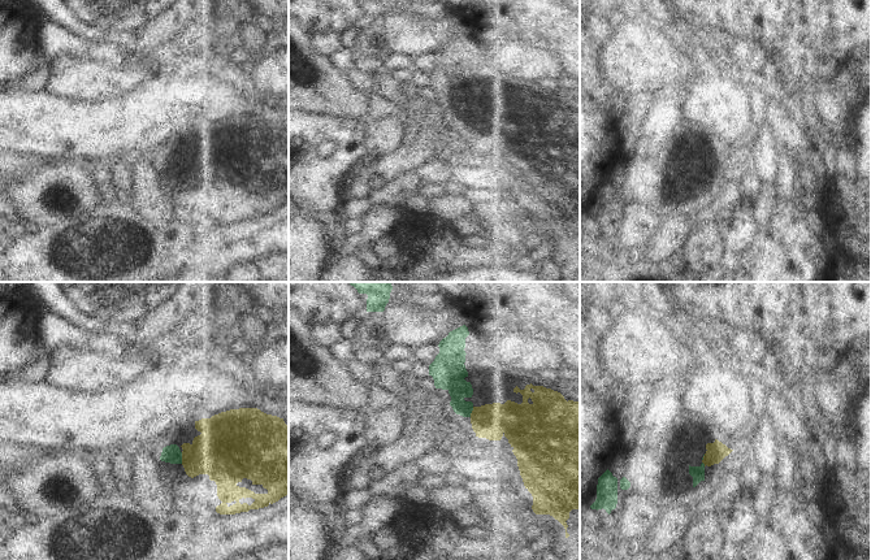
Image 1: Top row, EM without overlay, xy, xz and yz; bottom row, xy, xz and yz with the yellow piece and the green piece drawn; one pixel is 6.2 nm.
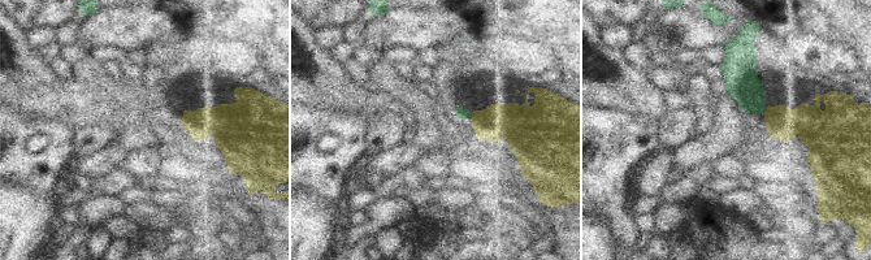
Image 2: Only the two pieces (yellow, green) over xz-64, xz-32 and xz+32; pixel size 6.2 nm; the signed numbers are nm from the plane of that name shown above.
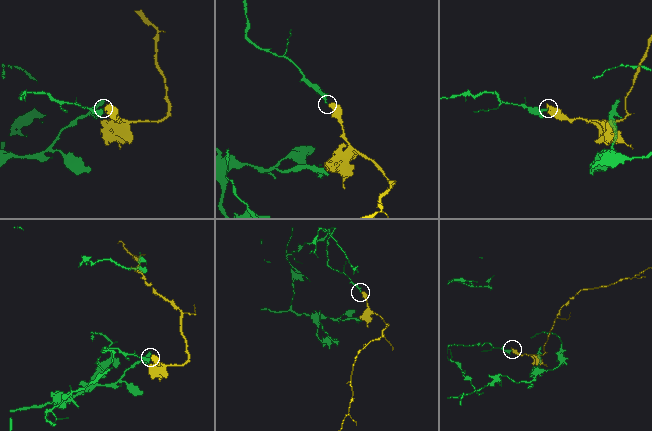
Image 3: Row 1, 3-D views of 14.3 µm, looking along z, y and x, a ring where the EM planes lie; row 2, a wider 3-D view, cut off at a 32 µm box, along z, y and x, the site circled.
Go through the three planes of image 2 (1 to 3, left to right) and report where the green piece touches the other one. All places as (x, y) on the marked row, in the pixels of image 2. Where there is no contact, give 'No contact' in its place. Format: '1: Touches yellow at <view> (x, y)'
1: No contact
2: Touches yellow at xz-32 (472, 116)
3: Touches yellow at xz+32 (766, 111).

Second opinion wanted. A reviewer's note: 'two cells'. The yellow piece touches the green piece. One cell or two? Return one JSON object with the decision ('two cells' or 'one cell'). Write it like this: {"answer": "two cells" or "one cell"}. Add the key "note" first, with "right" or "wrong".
{"note": "wrong", "answer": "one cell"}

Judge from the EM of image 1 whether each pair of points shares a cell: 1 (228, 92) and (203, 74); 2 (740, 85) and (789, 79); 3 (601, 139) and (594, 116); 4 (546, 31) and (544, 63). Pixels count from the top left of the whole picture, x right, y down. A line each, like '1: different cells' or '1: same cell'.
1: same cell
2: different cells
3: same cell
4: different cells

